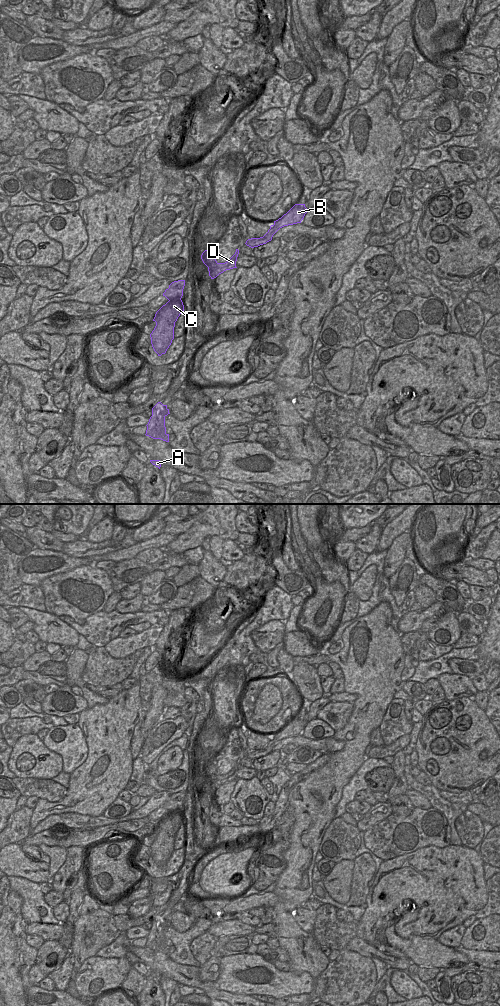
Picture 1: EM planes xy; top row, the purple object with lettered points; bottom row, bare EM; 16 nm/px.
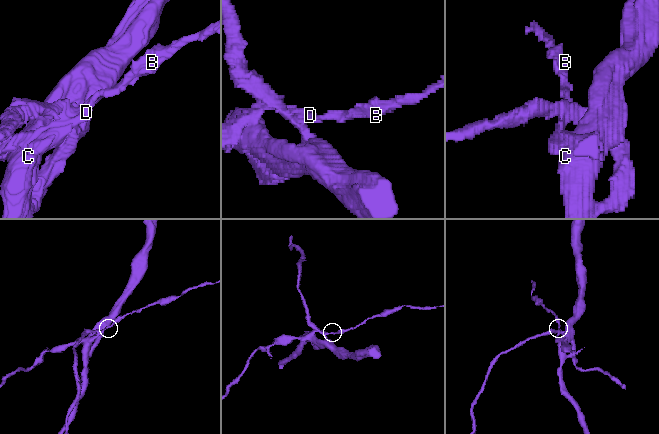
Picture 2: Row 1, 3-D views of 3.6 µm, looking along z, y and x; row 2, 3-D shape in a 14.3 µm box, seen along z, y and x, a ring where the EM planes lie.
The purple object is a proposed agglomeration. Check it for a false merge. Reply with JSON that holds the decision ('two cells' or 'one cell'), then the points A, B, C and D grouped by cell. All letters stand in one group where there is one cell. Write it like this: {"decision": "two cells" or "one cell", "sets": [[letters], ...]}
{"decision": "two cells", "sets": [["A", "C"], ["B", "D"]]}

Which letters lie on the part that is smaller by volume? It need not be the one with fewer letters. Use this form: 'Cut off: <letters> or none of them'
Cut off: B, D

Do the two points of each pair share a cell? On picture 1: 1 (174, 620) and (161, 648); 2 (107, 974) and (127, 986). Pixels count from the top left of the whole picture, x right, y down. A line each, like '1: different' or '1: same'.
1: same
2: different

